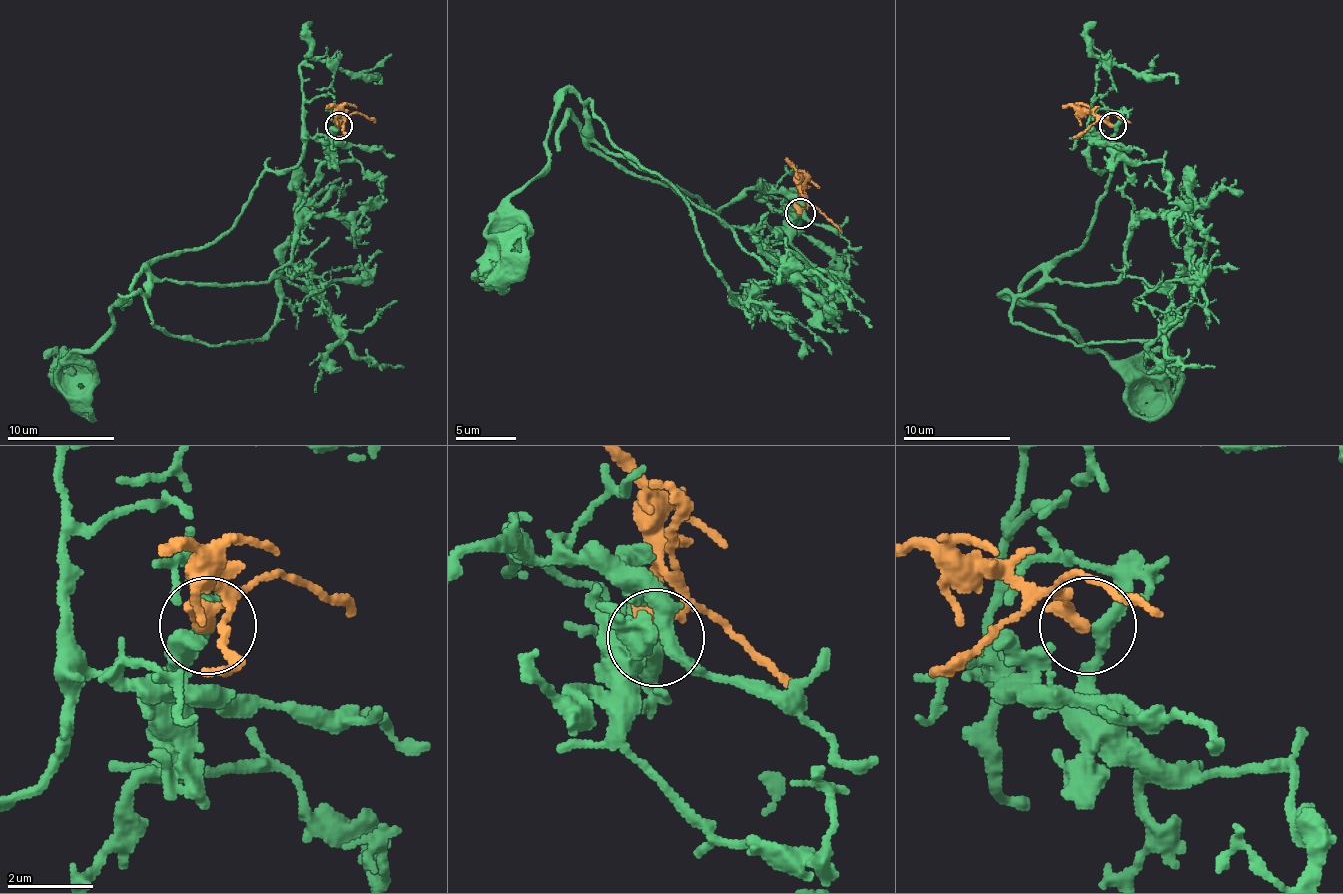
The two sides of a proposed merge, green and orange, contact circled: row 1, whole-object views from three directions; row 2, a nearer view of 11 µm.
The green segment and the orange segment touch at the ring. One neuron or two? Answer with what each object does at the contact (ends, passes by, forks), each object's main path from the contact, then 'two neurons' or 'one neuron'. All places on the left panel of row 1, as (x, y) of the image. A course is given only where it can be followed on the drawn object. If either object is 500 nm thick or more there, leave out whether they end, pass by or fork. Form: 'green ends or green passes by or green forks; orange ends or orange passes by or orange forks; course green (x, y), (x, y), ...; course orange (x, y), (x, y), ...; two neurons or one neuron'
green forks; orange ends; course green (339, 125), (261, 176), (229, 230), (156, 257), (113, 327), (56, 372); course orange (339, 125), (345, 119), (339, 111), (334, 106), (326, 108); one neuron

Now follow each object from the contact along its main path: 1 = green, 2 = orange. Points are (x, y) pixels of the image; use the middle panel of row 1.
1: (800, 216), (779, 192), (713, 210), (633, 177), (570, 111), (486, 266)
2: (800, 213), (806, 204), (800, 174), (785, 159)

